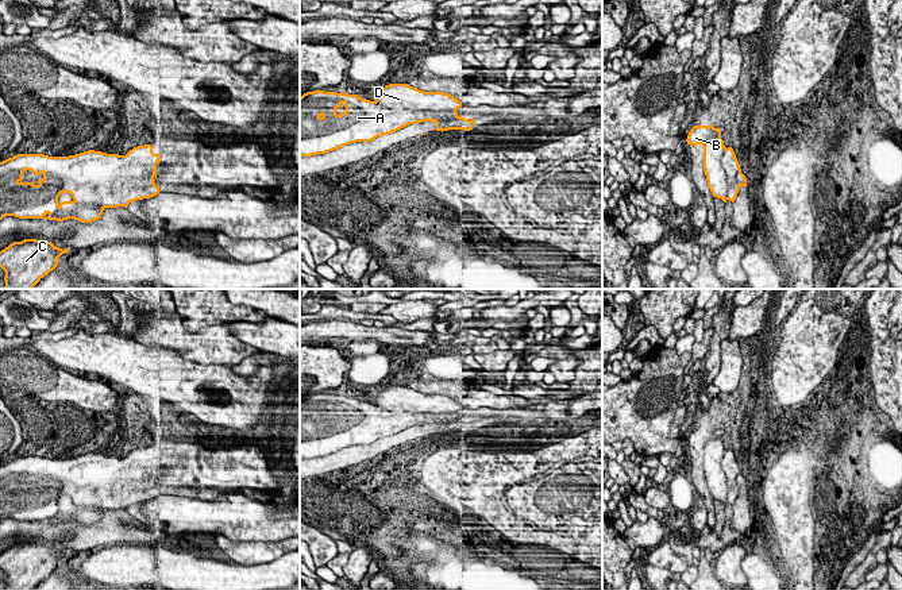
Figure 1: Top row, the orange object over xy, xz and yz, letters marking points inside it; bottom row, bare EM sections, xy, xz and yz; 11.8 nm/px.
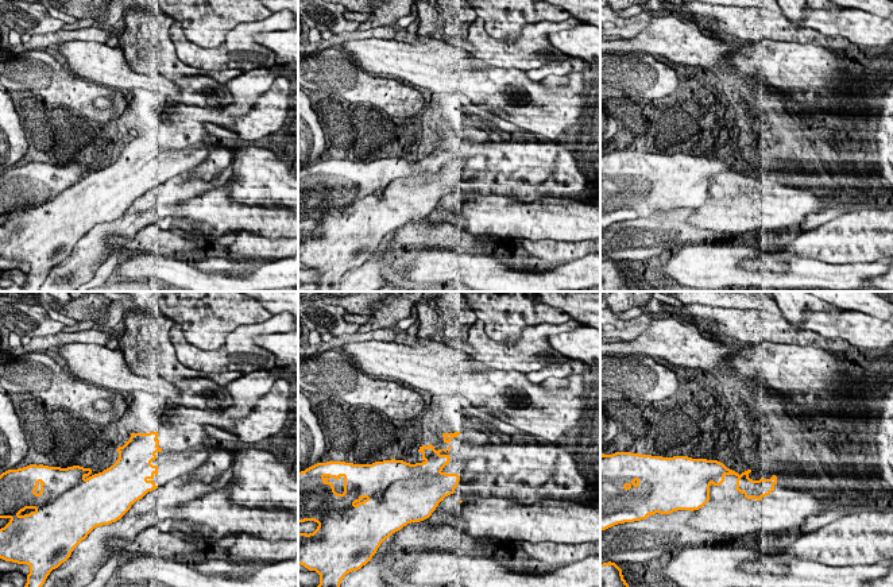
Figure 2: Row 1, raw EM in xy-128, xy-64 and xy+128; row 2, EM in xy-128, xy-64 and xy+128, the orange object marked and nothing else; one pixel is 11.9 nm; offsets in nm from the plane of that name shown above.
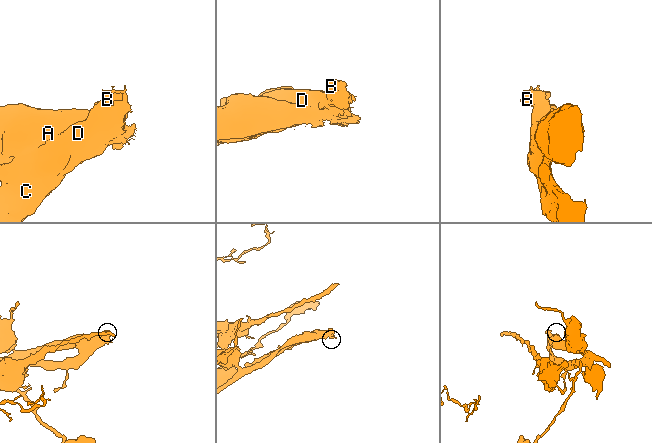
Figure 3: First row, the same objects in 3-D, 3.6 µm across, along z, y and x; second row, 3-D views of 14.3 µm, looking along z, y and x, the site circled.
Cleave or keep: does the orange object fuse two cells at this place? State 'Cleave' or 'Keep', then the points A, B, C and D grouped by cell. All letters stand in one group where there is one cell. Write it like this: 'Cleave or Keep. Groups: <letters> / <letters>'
Cleave. Groups: A / B C D

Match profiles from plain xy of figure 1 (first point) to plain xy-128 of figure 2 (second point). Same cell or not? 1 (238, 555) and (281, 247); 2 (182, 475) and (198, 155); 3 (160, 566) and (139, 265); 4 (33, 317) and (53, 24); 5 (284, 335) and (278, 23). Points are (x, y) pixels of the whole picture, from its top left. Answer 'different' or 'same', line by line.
1: same
2: different
3: same
4: same
5: different

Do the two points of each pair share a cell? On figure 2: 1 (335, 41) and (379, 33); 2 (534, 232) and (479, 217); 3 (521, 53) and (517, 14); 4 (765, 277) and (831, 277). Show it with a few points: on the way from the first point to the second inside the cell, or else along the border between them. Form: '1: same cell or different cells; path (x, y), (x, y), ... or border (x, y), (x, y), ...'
1: same cell; path (346, 37), (368, 34)
2: same cell; path (521, 221), (493, 217)
3: different cells; border (520, 35), (513, 41), (499, 39)
4: same cell; path (781, 277), (815, 277)

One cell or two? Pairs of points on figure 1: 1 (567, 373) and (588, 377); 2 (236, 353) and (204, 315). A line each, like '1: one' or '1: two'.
1: two
2: two

